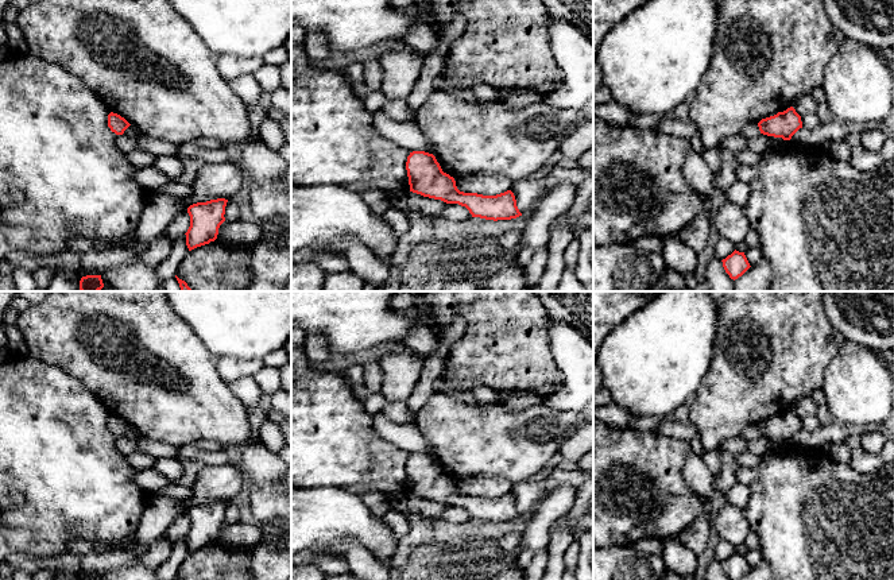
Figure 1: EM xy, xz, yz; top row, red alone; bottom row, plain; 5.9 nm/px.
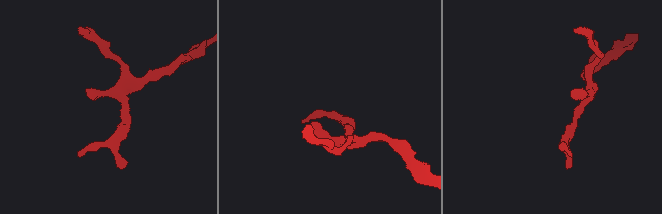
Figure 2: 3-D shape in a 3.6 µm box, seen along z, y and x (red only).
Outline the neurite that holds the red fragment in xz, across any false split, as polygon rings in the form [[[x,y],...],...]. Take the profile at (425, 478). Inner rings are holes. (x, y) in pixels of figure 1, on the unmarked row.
[[[425,453],[410,455],[406,472],[410,494],[446,506],[465,509],[472,519],[498,523],[522,518],[511,492],[496,498],[460,494],[454,480],[442,473],[433,456]]]

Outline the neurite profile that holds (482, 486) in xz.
[[[469,476],[456,479],[456,488],[464,495],[477,495],[483,498],[496,498],[510,492],[512,482],[500,476]]]

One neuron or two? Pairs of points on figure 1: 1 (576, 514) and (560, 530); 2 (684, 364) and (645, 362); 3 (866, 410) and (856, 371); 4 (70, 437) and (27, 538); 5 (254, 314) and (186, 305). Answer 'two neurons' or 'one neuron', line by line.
1: two neurons
2: one neuron
3: one neuron
4: two neurons
5: one neuron

